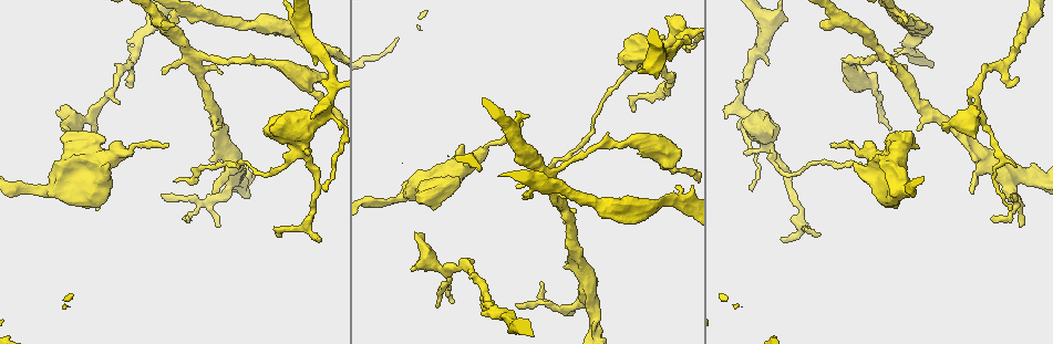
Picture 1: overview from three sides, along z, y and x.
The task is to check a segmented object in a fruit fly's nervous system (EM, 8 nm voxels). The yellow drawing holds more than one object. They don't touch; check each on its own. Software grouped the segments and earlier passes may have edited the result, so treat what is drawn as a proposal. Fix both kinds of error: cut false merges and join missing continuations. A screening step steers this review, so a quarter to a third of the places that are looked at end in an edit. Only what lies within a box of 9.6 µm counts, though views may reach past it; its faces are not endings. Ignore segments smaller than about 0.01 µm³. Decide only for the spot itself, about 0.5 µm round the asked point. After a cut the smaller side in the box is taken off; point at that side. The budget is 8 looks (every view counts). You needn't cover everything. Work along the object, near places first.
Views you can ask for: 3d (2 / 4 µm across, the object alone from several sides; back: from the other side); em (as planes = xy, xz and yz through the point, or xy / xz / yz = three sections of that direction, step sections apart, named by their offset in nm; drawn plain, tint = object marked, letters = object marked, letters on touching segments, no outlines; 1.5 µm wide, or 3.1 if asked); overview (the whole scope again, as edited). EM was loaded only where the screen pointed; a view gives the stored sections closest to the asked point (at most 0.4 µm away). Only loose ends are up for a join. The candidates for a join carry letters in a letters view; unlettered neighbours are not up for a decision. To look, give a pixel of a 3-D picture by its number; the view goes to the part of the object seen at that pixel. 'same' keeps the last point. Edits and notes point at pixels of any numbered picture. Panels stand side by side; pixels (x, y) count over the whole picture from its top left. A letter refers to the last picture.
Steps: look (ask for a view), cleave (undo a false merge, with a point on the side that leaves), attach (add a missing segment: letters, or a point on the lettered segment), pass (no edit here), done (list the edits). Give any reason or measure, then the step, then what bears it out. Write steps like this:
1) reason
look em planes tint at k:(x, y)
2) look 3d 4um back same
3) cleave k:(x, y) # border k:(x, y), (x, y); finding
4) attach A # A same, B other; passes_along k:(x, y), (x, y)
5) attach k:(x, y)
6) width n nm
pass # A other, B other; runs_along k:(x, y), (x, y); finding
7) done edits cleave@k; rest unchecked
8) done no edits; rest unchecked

look em planes letters at 1:(484, 309)

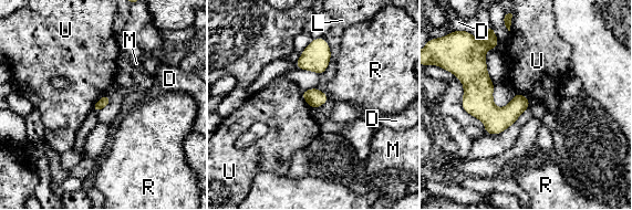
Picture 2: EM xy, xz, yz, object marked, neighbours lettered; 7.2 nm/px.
longest_contact L 260 nm
pass # D other, L other, M other, R other, U other; no lettered segment goes on from it

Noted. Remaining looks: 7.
narrows sharply
look em planes letters at 1:(852, 143)

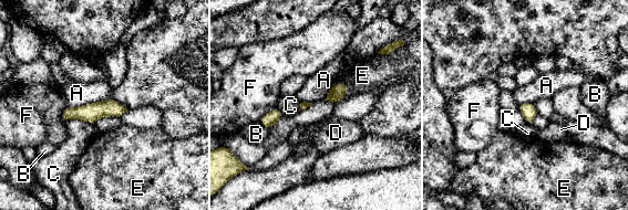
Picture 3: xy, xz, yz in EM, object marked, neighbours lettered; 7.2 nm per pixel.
pass # A other, B other, C other, D other, E other, F other; border 3:(111, 96), (102, 101), (68, 106); one cell here

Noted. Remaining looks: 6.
arms part here
look em planes plain at 1:(673, 39)

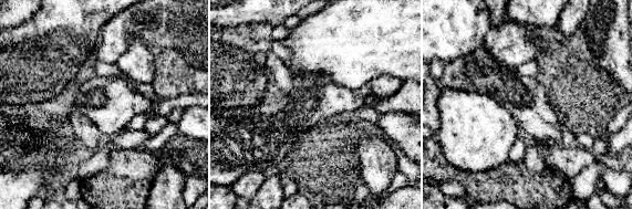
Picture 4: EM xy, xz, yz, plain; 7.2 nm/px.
what lies round it
look em planes letters same

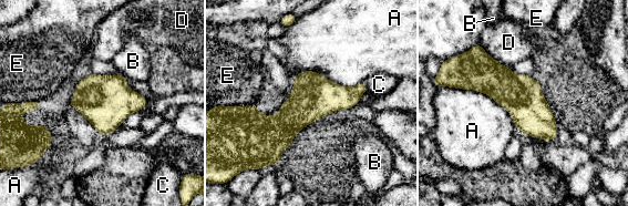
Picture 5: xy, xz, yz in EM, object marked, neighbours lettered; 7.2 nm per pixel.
width 300 nm
pass # A other, B other, C other, D other, E other; runs_along 5:(364, 89), (287, 122), (246, 114); all the same cell

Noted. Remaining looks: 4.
done no edits; rest unchecked

